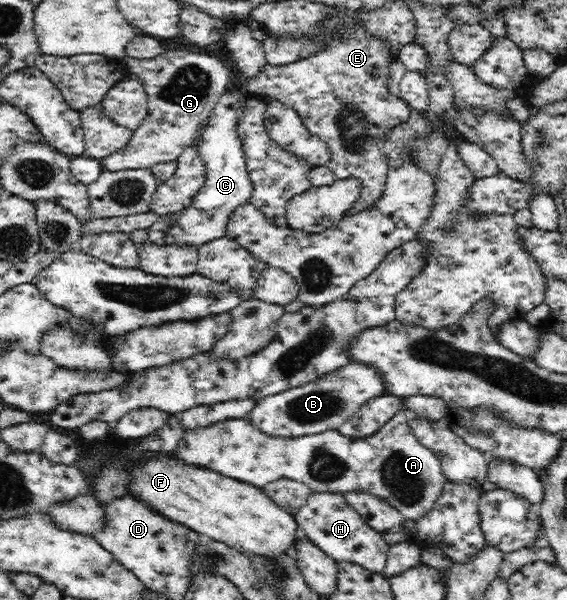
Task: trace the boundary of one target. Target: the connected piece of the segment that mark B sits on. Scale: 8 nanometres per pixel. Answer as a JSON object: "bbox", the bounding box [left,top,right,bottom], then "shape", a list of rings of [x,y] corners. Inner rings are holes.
{"bbox":[249,358,387,437],"shape":[[[353,358],[347,365],[324,373],[315,381],[304,382],[259,398],[249,416],[259,429],[279,437],[299,437],[303,434],[338,430],[356,409],[387,391],[386,378],[377,365]]]}

